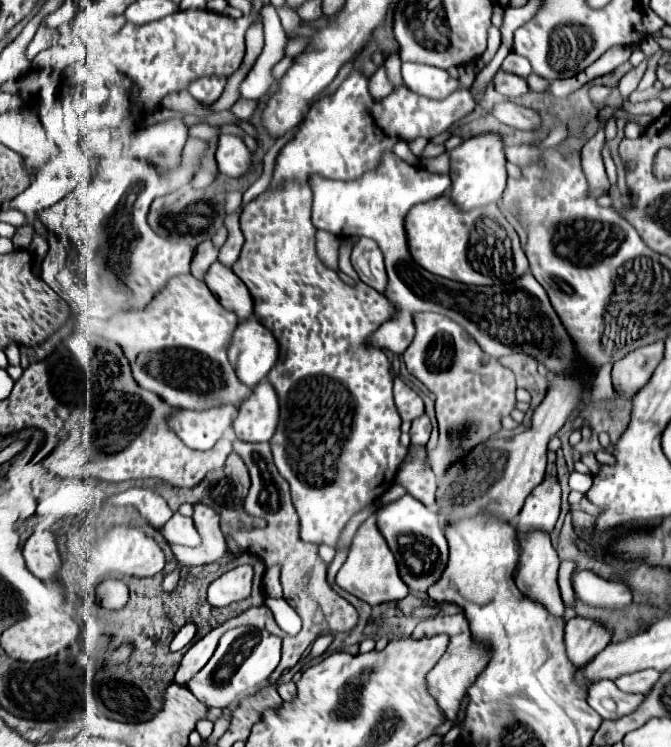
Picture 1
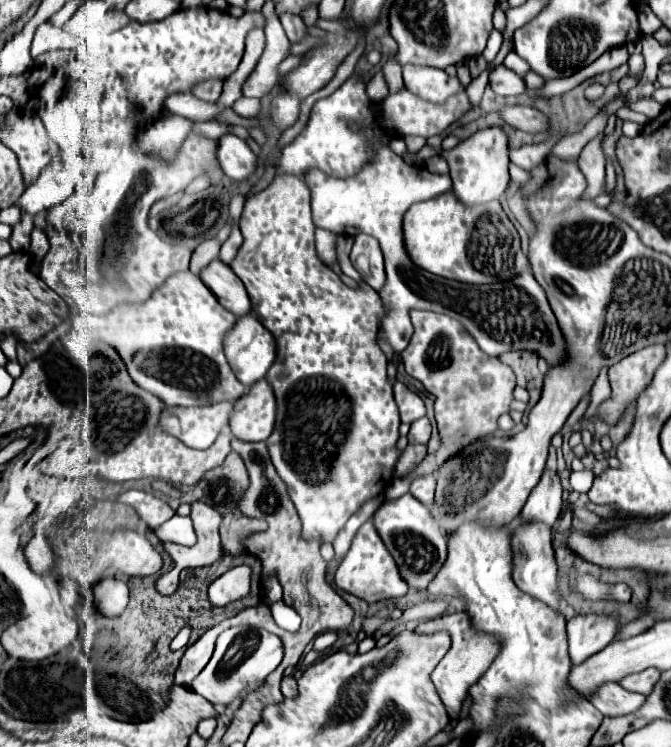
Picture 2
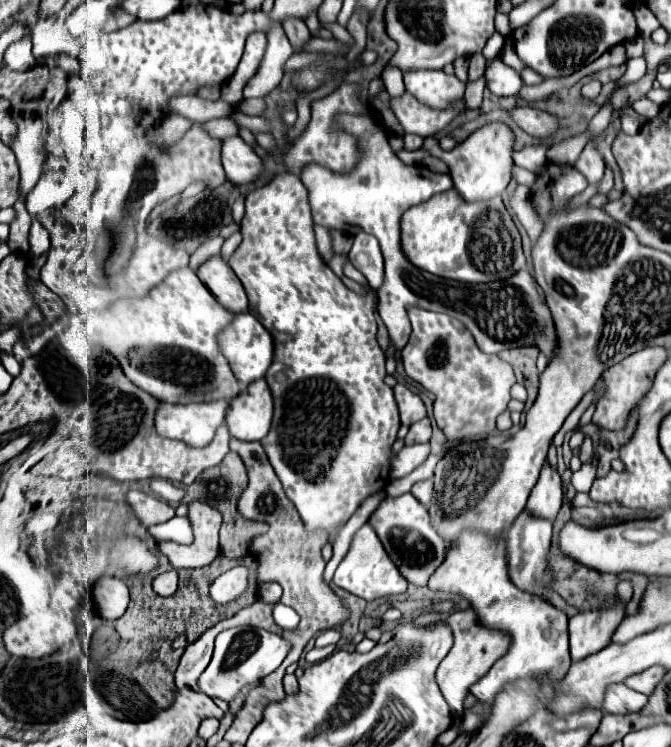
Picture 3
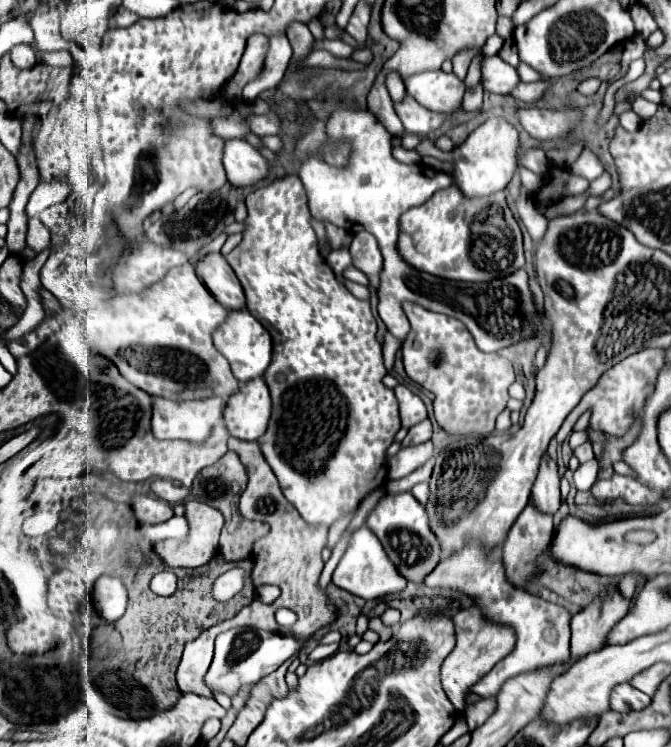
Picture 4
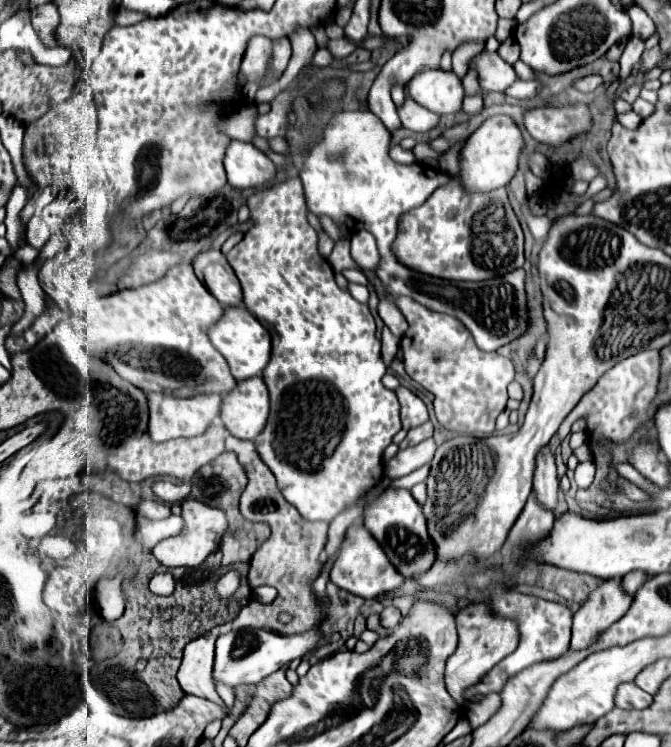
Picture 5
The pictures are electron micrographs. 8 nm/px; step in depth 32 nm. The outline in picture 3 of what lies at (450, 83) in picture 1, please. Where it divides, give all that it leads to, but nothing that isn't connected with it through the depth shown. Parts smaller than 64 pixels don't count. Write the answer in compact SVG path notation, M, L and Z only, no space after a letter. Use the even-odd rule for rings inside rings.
M406 70L404 84L410 94L432 108L446 108L466 88L466 84L456 76L448 76L444 70Z

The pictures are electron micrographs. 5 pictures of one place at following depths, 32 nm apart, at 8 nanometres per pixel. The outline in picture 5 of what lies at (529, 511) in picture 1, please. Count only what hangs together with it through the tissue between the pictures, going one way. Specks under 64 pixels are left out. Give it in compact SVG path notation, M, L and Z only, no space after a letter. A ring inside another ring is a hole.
M548 446L542 448L542 452L538 456L536 474L534 474L534 494L544 508L550 508L550 512L556 510L556 504L558 504L558 474L556 474L554 456L550 454Z

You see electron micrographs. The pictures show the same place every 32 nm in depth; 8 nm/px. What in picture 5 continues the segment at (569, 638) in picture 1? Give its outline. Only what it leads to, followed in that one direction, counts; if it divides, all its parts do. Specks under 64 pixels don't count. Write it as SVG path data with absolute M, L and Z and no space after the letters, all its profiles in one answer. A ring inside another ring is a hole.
M608 580L598 586L586 604L574 614L572 622L572 650L588 650L596 644L598 636L618 622L630 608L632 596L624 594L620 580Z

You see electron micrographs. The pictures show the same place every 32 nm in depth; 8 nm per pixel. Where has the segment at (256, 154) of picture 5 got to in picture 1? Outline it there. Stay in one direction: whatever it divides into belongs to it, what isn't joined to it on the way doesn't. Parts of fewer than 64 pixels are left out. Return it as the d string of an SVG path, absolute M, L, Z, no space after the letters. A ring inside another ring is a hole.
M232 134L220 136L218 150L216 150L216 162L218 162L218 170L222 174L240 178L248 170L250 158L252 158L250 150L238 136L232 136Z

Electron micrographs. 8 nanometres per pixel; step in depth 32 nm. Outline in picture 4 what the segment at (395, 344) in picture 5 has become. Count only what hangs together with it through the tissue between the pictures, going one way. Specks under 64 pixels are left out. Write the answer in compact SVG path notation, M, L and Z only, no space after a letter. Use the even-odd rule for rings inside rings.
M387 331L384 337L384 344L382 345L382 352L384 364L388 372L393 369L396 353L400 346L400 342Z

